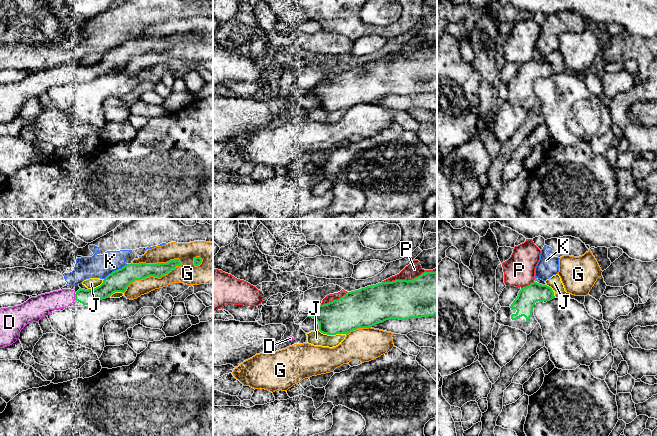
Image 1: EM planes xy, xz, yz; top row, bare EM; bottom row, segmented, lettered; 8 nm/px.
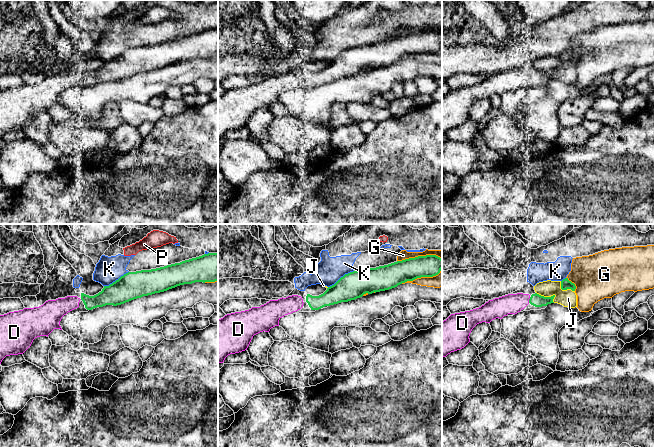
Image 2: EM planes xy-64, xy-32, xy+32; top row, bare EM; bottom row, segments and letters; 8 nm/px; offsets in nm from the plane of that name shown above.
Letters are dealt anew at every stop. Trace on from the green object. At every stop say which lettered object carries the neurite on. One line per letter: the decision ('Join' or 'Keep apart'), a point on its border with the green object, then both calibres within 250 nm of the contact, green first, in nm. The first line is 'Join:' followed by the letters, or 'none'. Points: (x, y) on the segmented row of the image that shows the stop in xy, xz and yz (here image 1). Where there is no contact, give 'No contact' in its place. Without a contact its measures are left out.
Join: D
D: Join. Touches green at xy (75, 297). Thickness 120 nm (green) against 160 nm
G: Keep apart. Touches green at xy (152, 275). Thickness 160 nm (green) against 140 nm
J: Keep apart. Touches green at xz (332, 334). Thickness 280 nm (green) against 120 nm
K: Keep apart. Touches green at xy (116, 270). Thickness 170 nm (green) against 190 nm
P: Keep apart. Touches green at xz (409, 280). Thickness 340 nm (green) against 120 nm

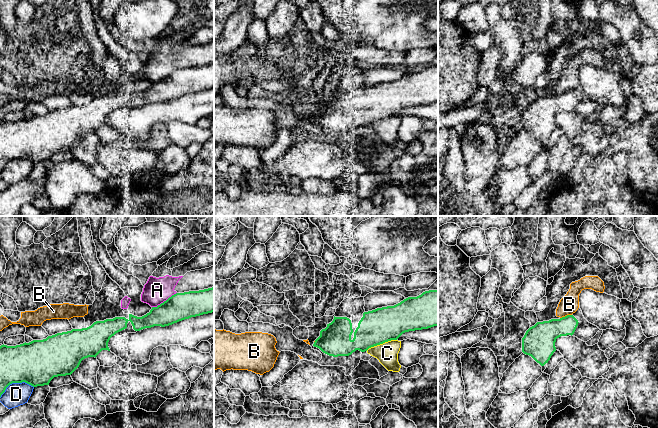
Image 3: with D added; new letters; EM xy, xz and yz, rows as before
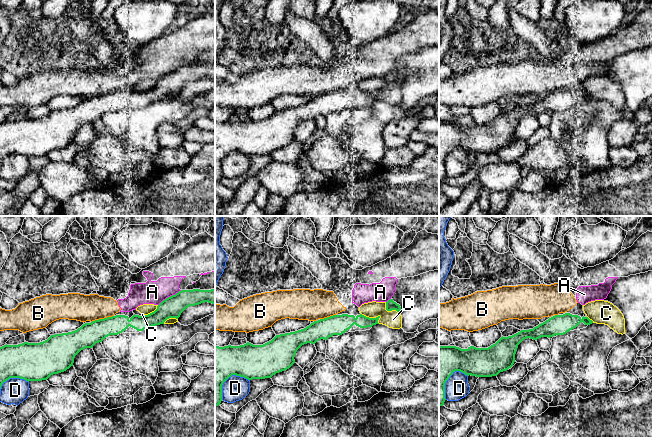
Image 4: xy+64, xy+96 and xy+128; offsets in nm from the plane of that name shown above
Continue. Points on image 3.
Join: none
A: Keep apart. Touches green at xy (164, 301). Thickness 220 nm (green) against 200 nm
B: Keep apart. Touches green at yz (565, 316). Thickness 220 nm (green) against 160 nm
C: Keep apart. Touches green at xz (381, 343). Thickness 280 nm (green) against 180 nm
D: Keep apart. Touches green at xy (15, 382). Thickness 360 nm (green) against 190 nm

